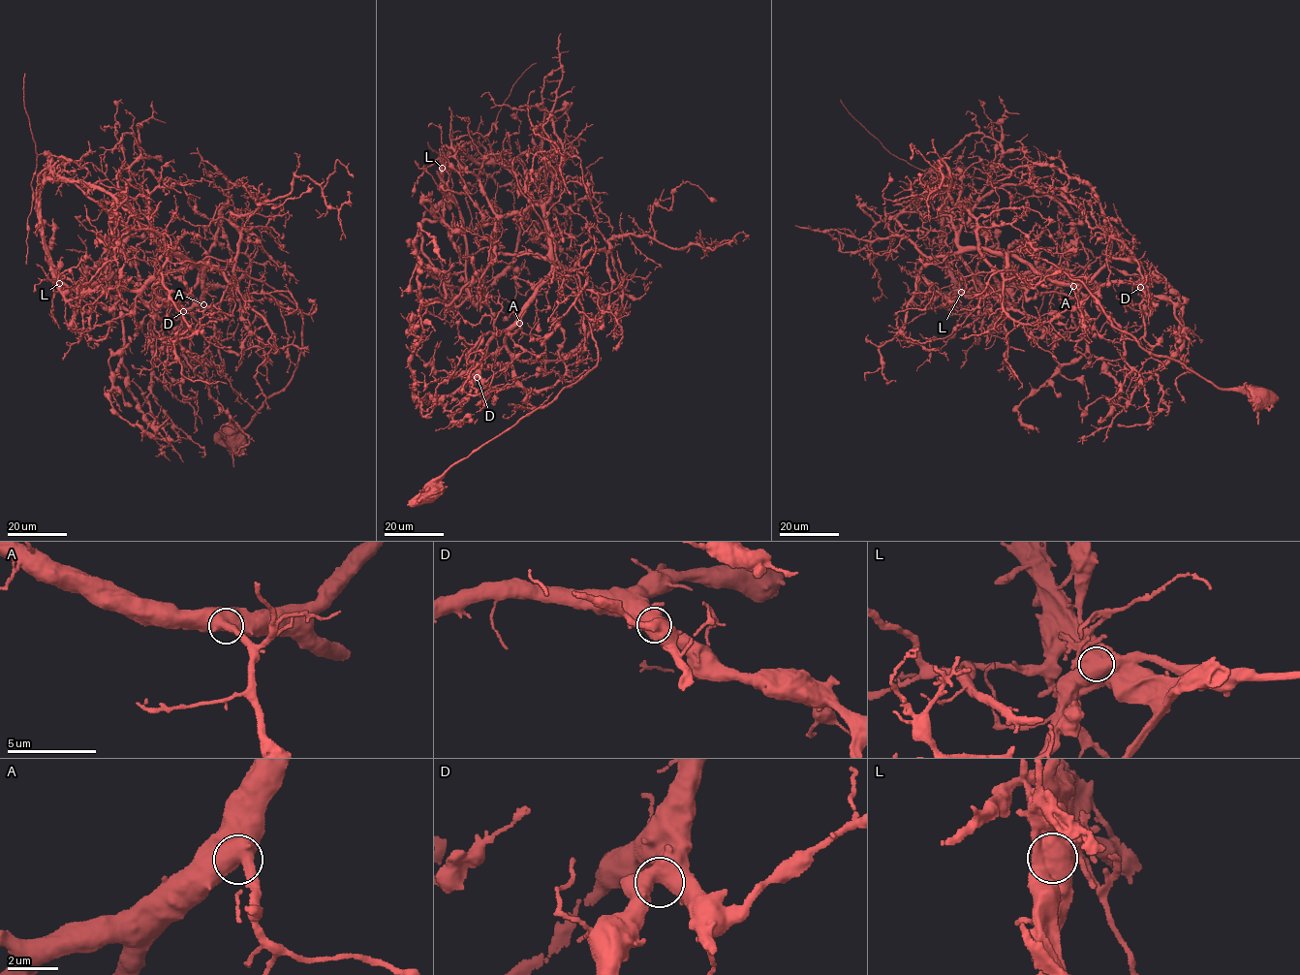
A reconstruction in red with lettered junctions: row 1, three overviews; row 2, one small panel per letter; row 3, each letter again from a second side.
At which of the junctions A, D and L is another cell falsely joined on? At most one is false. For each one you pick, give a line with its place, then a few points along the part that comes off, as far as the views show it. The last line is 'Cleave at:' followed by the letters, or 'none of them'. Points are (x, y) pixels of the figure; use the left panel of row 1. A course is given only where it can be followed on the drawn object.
L: Place: (59, 283). Course of the part to remove: (59, 283), (42, 232), (41, 185), (84, 180), (108, 191), (116, 204), (111, 235), (108, 224), (121, 215)
Cleave at: L

